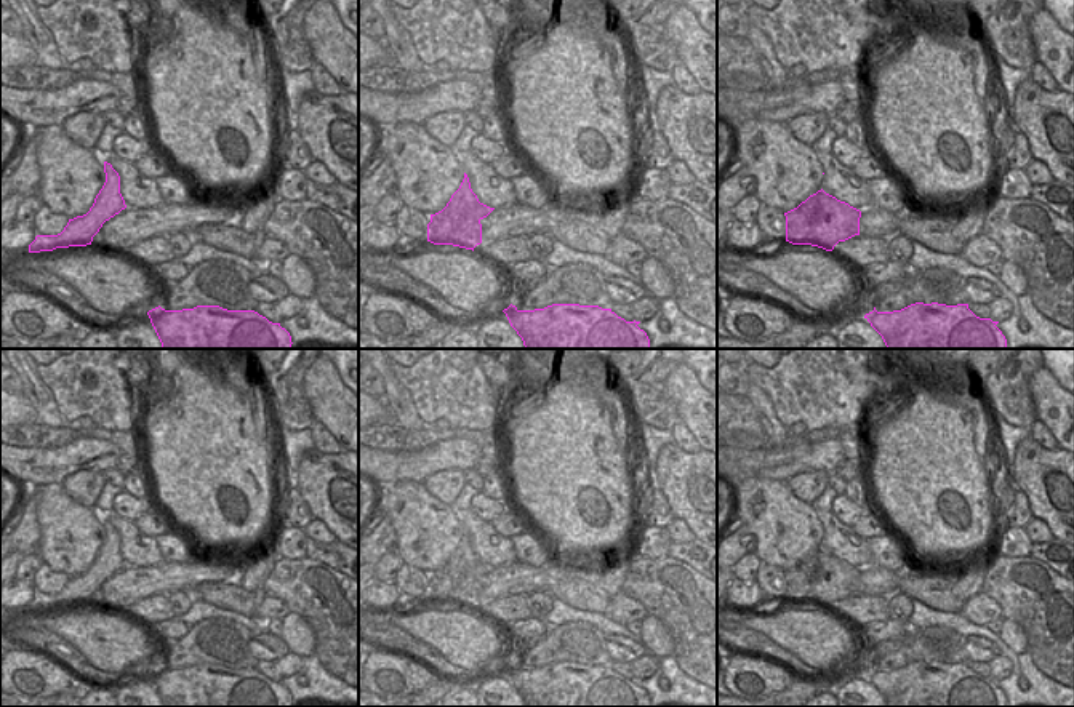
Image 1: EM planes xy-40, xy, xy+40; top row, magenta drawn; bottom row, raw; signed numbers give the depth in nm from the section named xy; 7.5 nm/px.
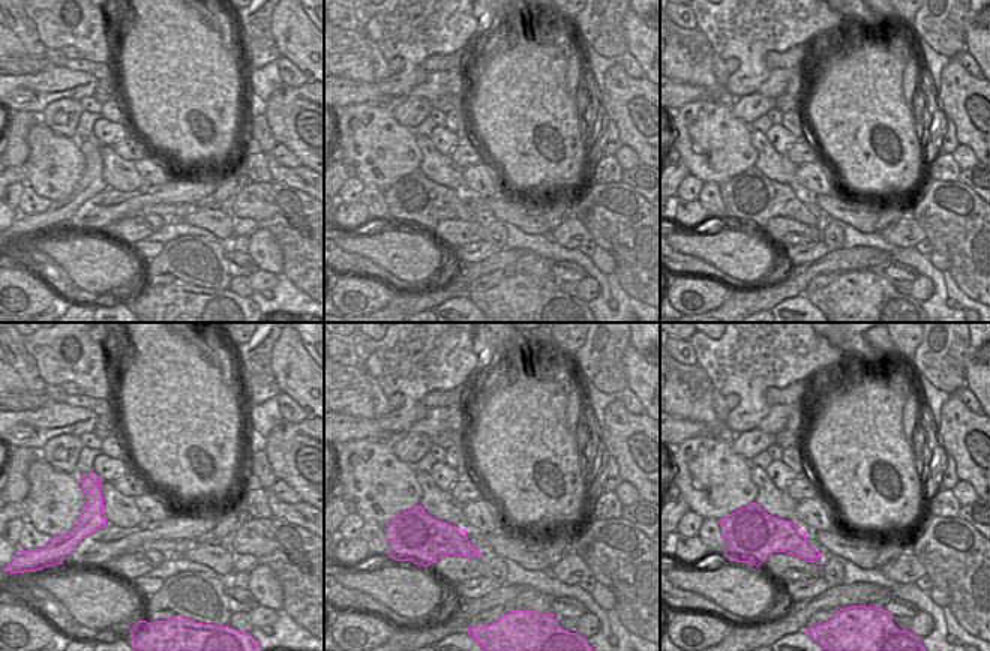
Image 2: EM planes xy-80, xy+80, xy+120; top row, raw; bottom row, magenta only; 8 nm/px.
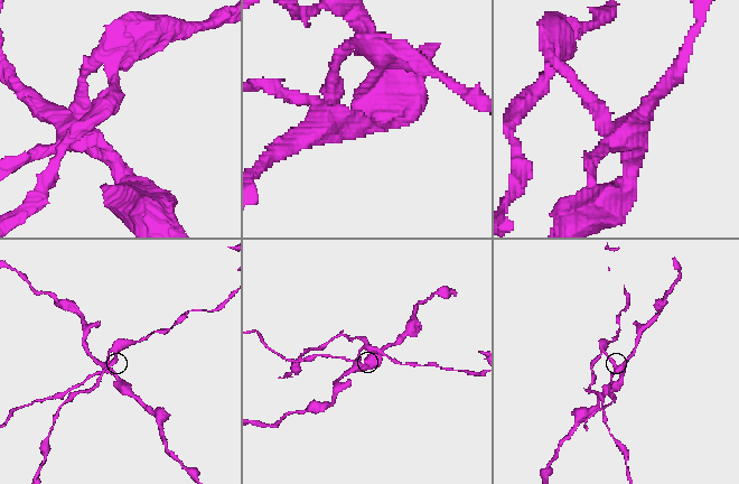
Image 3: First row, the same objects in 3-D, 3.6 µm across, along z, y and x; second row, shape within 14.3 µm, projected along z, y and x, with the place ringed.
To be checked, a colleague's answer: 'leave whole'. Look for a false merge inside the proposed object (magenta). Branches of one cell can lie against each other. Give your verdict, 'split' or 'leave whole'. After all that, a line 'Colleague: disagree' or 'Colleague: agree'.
split
Colleague: disagree

